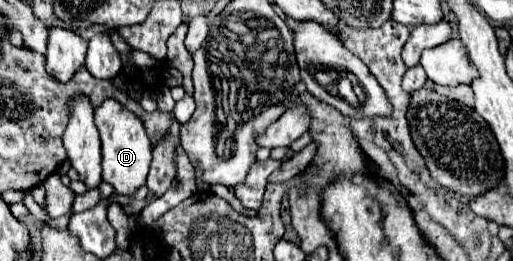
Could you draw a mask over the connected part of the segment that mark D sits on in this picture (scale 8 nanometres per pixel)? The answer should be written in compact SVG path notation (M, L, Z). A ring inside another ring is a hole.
M106 98L102 106L96 108L94 120L102 140L102 178L110 182L118 194L134 194L144 182L152 160L152 146L144 128L144 122L130 112L126 106L118 104L114 98Z

